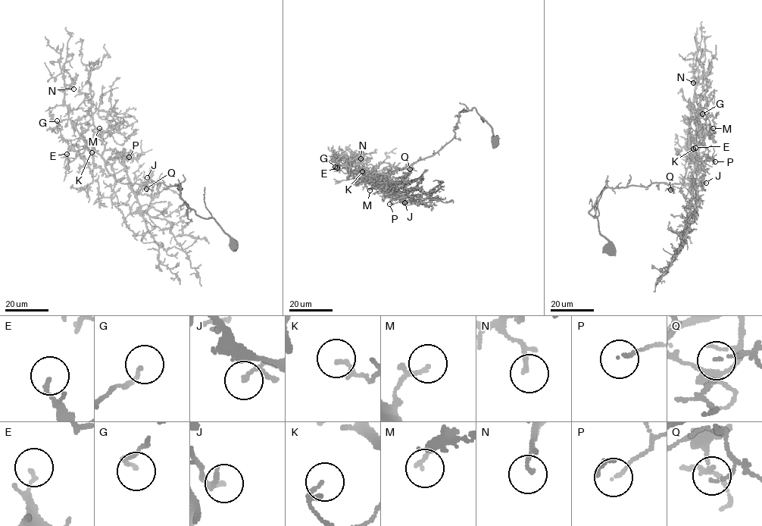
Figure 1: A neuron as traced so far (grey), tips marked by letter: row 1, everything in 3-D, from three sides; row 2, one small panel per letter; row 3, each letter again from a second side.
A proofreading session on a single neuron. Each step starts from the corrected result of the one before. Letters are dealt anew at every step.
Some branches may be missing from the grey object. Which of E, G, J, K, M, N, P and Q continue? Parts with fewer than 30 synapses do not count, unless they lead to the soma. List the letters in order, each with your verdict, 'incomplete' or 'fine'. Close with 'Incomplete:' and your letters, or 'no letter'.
E: fine
G: fine
J: fine
K: fine
M: fine
N: fine
P: fine
Q: fine
Incomplete: no letter

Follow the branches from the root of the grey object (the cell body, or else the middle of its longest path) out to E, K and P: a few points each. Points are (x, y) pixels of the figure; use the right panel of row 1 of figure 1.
E: (609, 249), (588, 211), (600, 192), (682, 183), (690, 133), (686, 151), (694, 155), (695, 148)
K: (609, 249), (597, 217), (588, 211), (600, 192), (607, 187), (682, 183), (697, 126), (700, 146), (693, 148)
P: (609, 249), (597, 217), (588, 211), (605, 188), (682, 183), (692, 148), (696, 164), (711, 157), (715, 161)

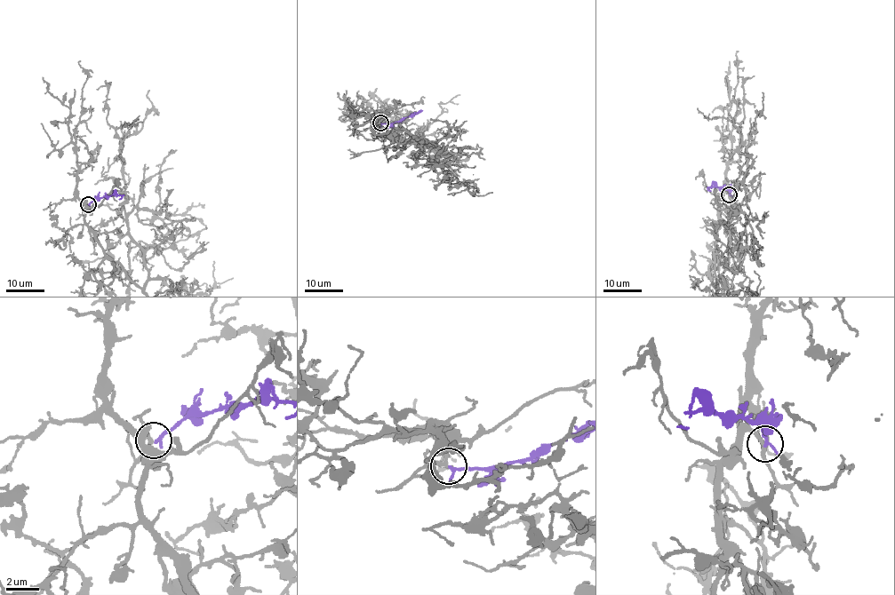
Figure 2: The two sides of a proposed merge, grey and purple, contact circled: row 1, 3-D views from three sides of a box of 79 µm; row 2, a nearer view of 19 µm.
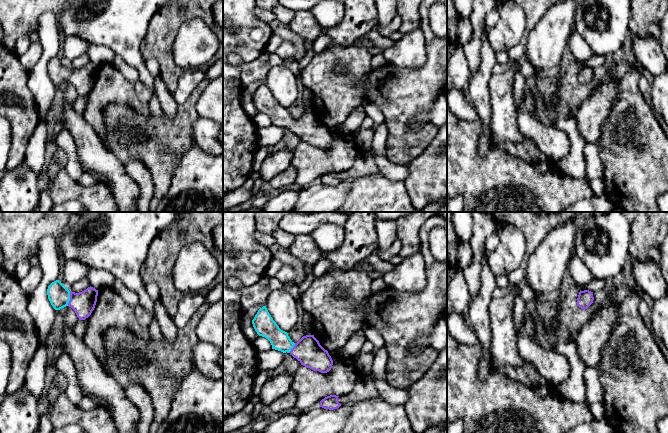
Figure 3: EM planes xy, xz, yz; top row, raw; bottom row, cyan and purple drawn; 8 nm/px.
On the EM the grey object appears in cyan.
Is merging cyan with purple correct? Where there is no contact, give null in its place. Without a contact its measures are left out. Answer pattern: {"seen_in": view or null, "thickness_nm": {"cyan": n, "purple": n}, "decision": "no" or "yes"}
{"seen_in": "xy", "thickness_nm": {"cyan": 180, "purple": 190}, "decision": "yes"}

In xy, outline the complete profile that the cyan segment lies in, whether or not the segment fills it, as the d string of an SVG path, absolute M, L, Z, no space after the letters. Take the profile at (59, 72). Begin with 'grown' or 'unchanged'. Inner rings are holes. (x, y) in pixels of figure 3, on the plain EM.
grown | M56 56L48 62L47 71L55 86L69 82L75 87L79 96L85 96L95 84L98 66L90 62L82 68L75 69Z

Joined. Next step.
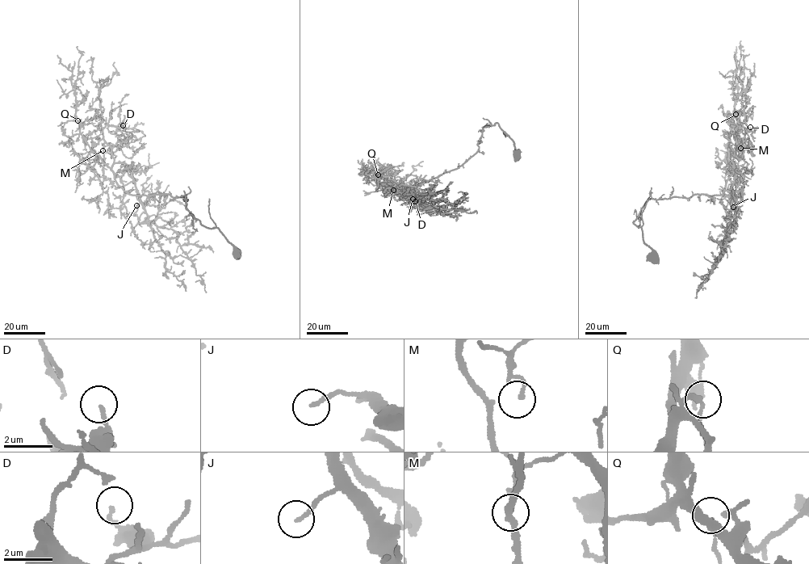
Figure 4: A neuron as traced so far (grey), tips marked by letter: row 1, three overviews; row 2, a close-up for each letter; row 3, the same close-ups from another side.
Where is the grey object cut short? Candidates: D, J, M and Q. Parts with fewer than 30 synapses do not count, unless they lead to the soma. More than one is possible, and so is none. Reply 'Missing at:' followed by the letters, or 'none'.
Missing at: J

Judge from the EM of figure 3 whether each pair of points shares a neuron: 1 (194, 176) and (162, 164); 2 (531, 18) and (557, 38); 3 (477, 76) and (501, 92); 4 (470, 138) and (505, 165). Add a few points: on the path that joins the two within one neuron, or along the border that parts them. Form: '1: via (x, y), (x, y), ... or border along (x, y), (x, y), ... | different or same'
1: border along (188, 149), (173, 170), (168, 191) | different
2: border along (547, 10), (530, 31), (527, 44) | different
3: border along (493, 73), (489, 80), (490, 106) | different
4: via (470, 150), (484, 165), (493, 165) | same

